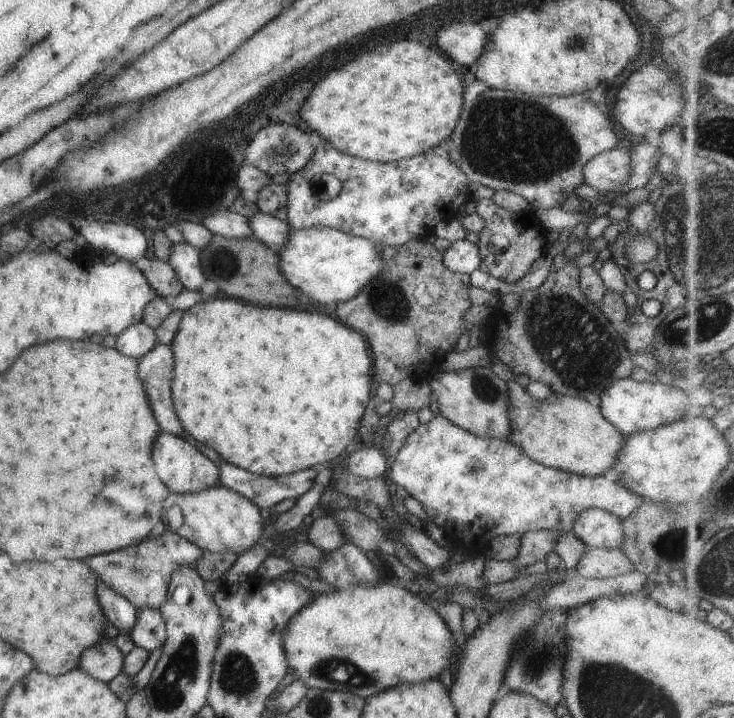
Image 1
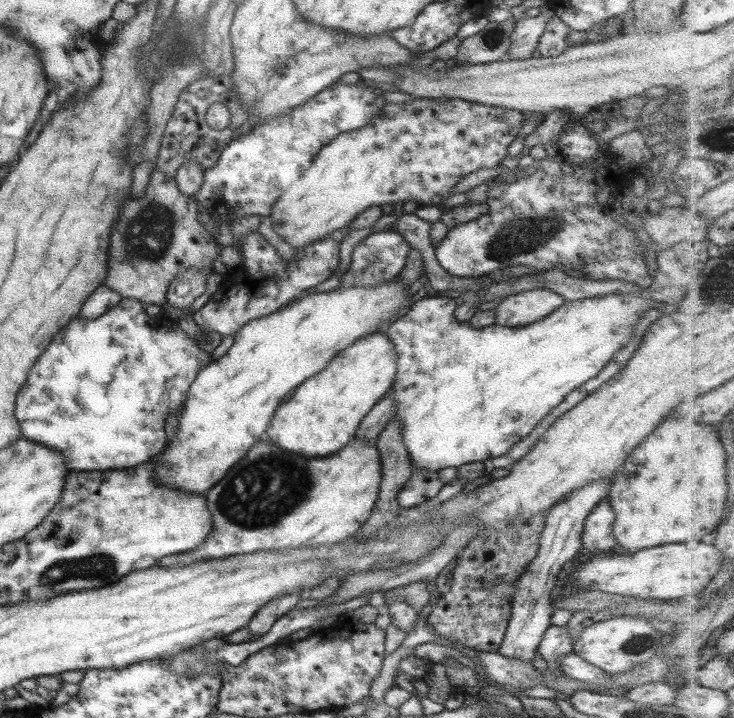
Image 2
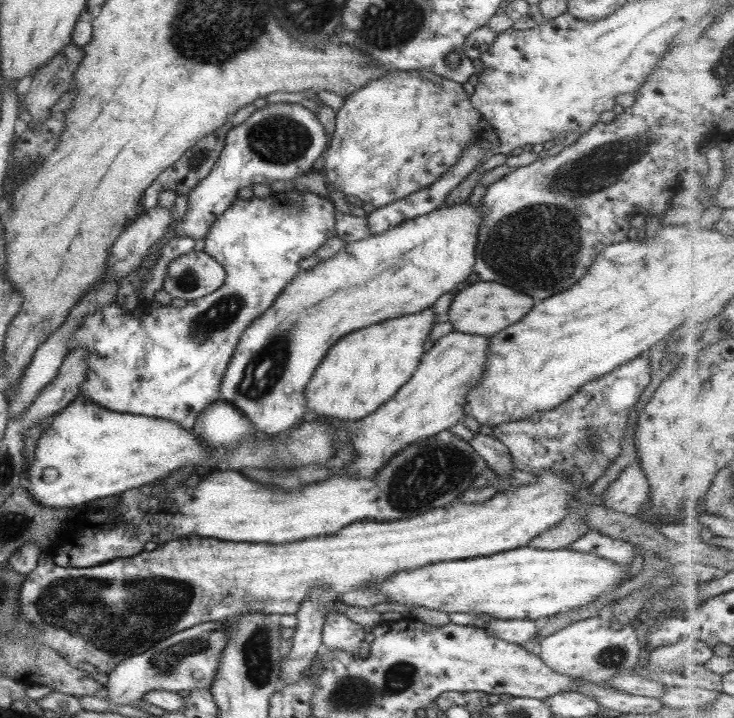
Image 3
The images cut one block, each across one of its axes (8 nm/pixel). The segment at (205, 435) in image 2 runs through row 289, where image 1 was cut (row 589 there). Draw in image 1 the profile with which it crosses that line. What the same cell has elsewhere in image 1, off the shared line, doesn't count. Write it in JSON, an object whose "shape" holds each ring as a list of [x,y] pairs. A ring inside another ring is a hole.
{"shape":[[[377,583],[375,586],[333,587],[326,593],[314,594],[311,602],[305,602],[305,606],[289,618],[281,634],[281,646],[285,652],[287,672],[307,688],[351,693],[363,699],[403,682],[409,686],[413,682],[439,679],[439,674],[457,654],[451,636],[447,624],[437,615],[429,600],[422,601],[401,587]]]}

